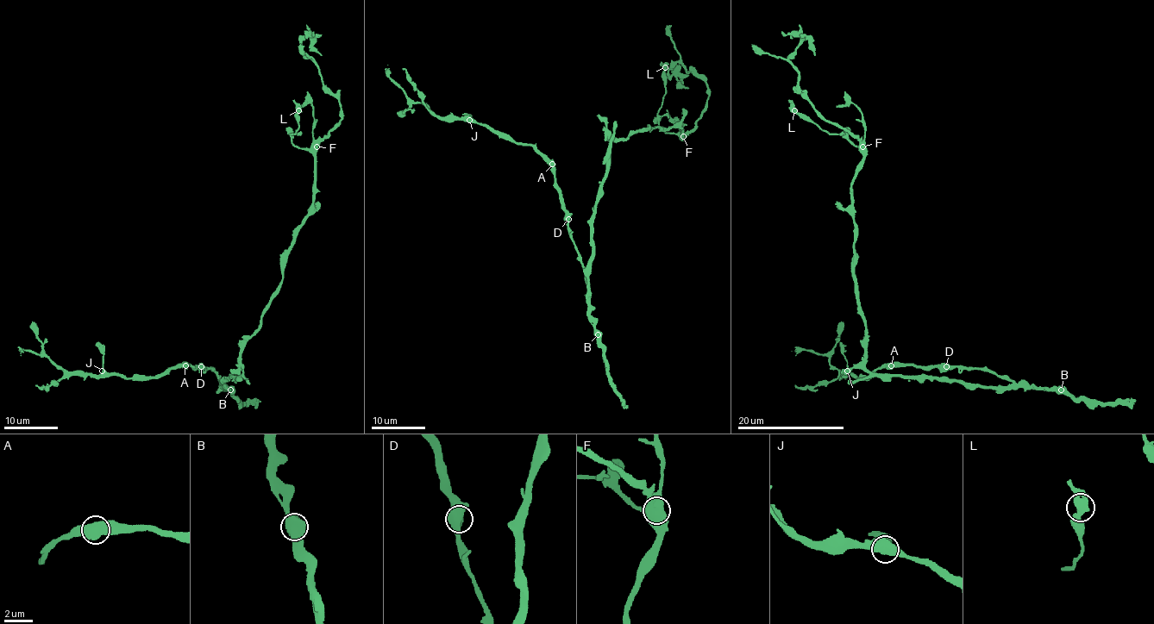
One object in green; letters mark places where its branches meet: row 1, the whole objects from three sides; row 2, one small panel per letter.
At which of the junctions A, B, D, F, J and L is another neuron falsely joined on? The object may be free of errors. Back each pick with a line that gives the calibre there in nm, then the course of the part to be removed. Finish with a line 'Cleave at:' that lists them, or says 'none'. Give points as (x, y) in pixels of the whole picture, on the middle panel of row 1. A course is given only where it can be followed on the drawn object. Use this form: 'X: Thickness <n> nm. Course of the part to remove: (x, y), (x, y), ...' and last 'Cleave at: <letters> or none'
Cleave at: none

